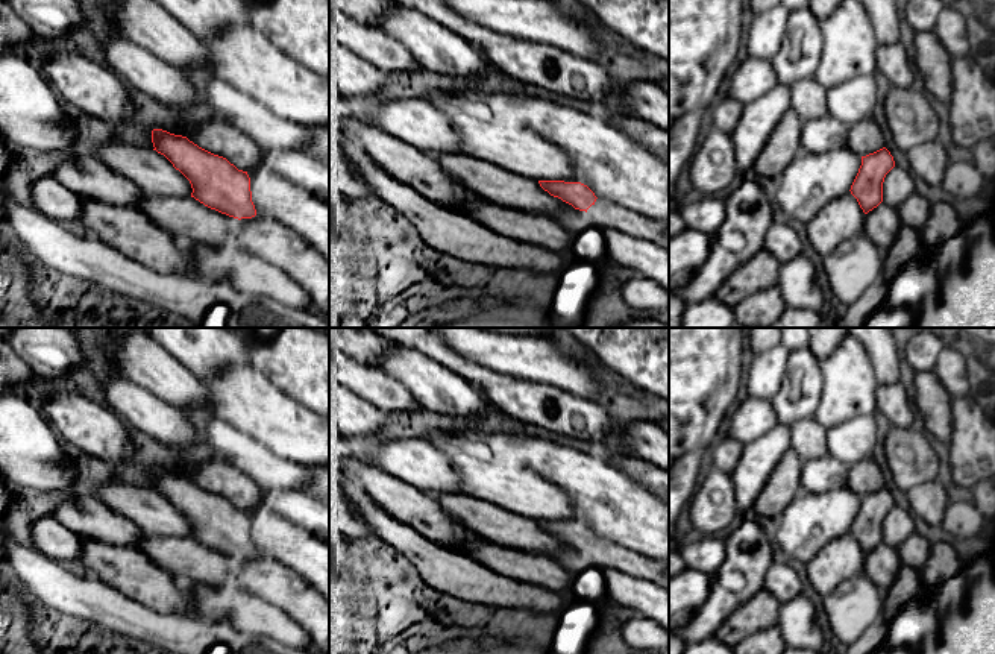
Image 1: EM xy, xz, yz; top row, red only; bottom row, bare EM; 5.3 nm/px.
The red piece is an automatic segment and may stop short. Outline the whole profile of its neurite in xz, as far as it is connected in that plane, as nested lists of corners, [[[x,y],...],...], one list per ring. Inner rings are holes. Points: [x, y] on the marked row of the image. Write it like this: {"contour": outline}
{"contour": [[[538,181],[540,187],[551,196],[561,199],[575,209],[585,211],[590,225],[617,229],[636,238],[643,238],[669,249],[669,234],[661,222],[631,211],[625,206],[599,199],[581,182]]]}

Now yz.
{"contour": [[[886,147],[862,156],[862,165],[849,191],[865,214],[883,202],[883,182],[893,167],[893,156]]]}

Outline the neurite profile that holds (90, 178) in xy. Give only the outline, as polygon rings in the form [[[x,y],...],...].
[[[89,155],[64,161],[52,176],[80,197],[109,205],[135,206],[146,196],[135,182]]]

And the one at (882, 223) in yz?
[[[884,202],[865,215],[863,234],[884,253],[902,226],[898,211]]]

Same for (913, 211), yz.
[[[915,191],[896,208],[896,211],[902,225],[921,231],[928,219],[930,208],[931,203],[927,197],[922,197]]]

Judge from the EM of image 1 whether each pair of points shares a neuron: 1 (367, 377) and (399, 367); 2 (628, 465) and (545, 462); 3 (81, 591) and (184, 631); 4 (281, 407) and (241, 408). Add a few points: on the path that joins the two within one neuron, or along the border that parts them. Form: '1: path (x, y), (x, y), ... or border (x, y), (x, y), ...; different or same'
1: border (376, 366), (396, 378), (413, 395); different
2: border (608, 462), (625, 471), (642, 486); different
3: path (106, 607), (158, 630); same
4: path (272, 408), (251, 408); same

